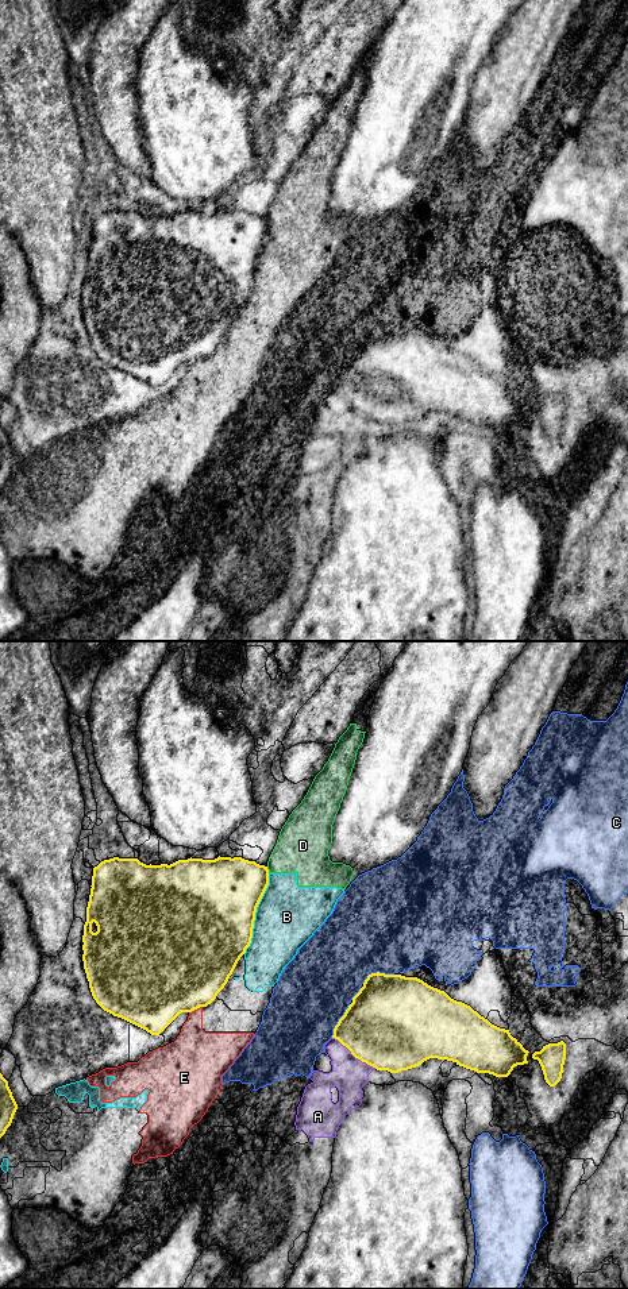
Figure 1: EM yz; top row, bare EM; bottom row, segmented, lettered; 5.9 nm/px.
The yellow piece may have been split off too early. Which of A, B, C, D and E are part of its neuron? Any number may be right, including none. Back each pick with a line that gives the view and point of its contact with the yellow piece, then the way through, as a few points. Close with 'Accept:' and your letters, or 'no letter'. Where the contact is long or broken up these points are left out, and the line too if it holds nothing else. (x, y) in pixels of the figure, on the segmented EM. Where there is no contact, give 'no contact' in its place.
Accept: no letter

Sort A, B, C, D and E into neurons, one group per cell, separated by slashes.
A / B D E / C

